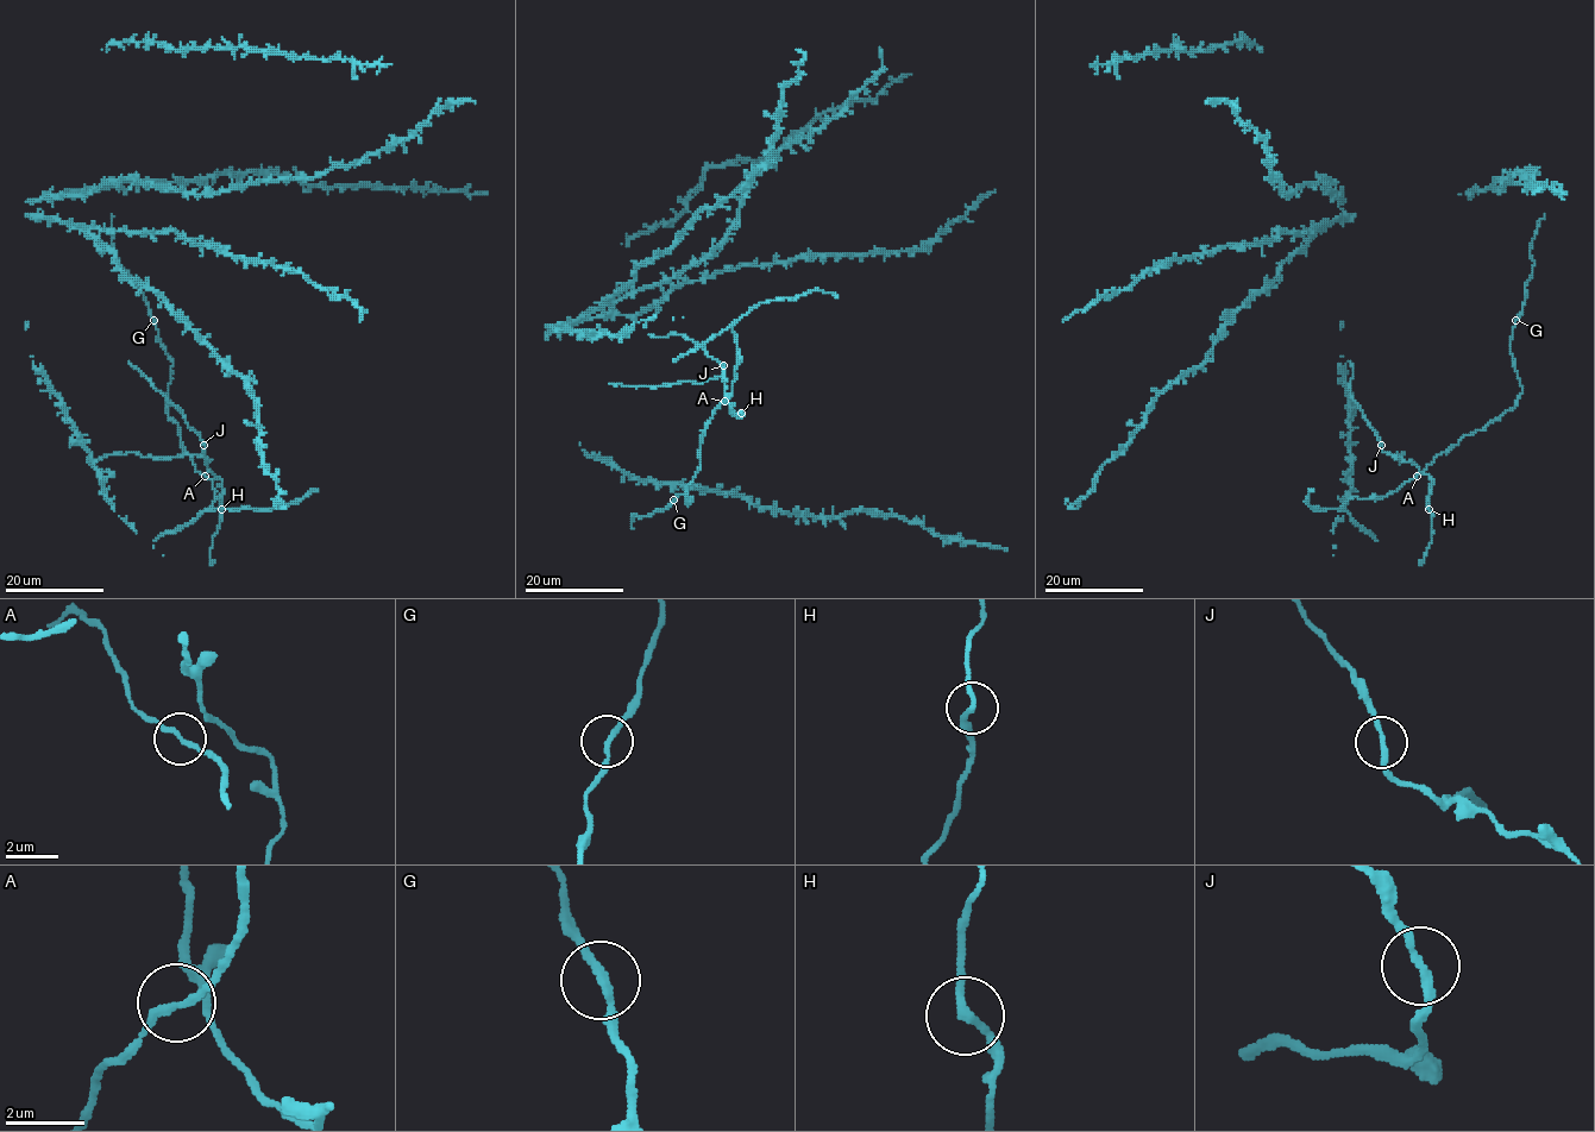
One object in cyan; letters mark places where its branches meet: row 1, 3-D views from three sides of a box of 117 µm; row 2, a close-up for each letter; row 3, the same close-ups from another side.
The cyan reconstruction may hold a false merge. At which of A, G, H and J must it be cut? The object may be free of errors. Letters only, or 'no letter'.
no letter

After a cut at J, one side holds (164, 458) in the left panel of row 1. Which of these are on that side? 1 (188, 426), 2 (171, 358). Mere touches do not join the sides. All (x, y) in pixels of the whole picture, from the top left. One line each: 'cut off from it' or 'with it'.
1: cut off from it
2: with it

